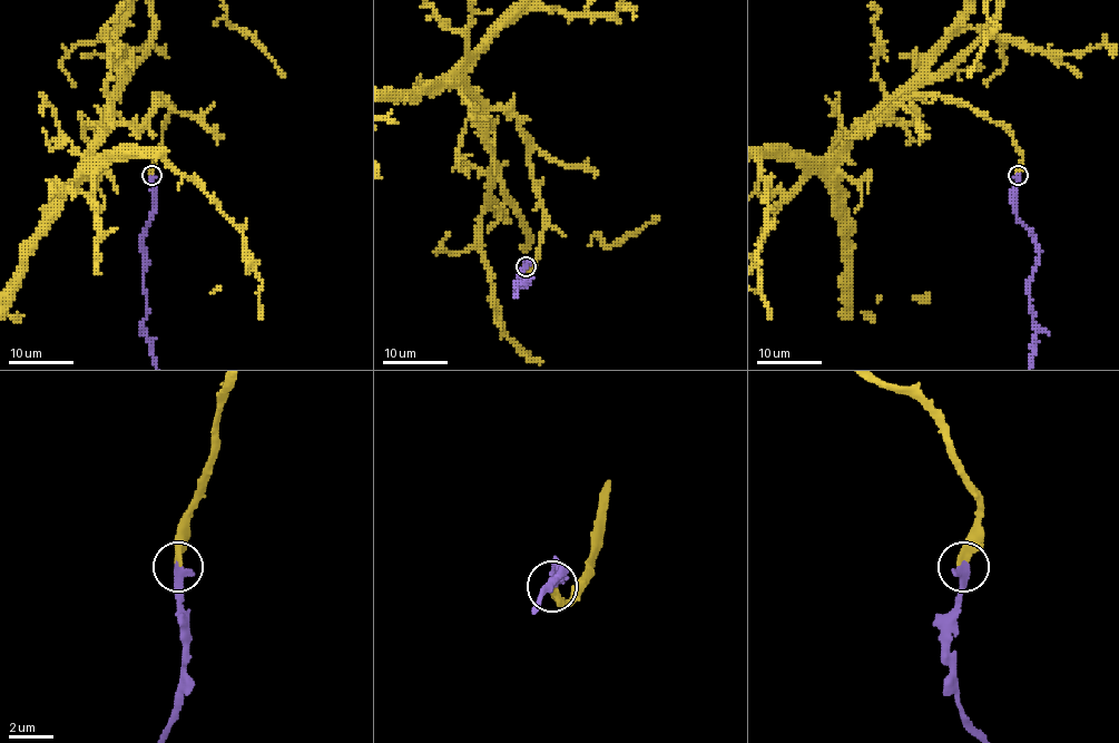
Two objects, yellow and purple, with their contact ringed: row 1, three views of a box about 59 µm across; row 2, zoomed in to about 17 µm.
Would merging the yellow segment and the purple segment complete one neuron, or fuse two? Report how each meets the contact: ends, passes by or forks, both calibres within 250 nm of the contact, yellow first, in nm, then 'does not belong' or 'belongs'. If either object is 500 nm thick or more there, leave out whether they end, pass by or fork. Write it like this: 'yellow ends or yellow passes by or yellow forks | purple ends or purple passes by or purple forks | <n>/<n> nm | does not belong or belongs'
yellow ends | purple ends | 280/320 nm | belongs

